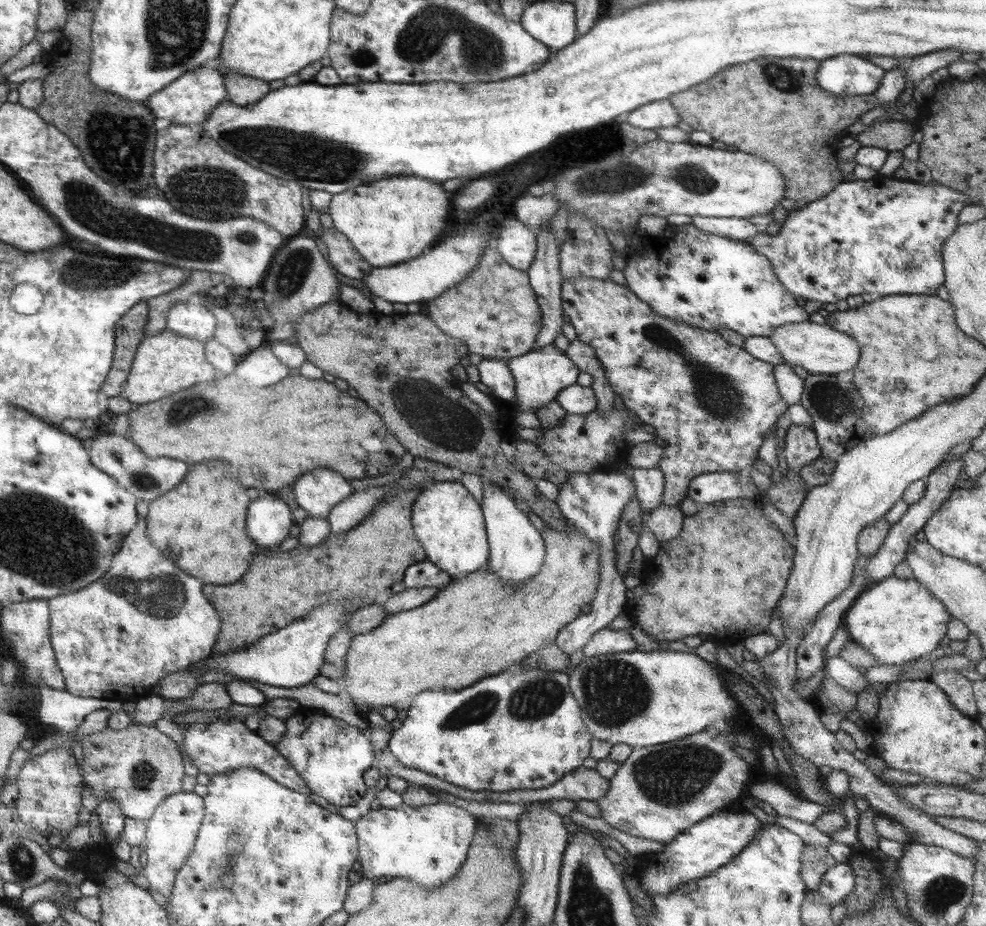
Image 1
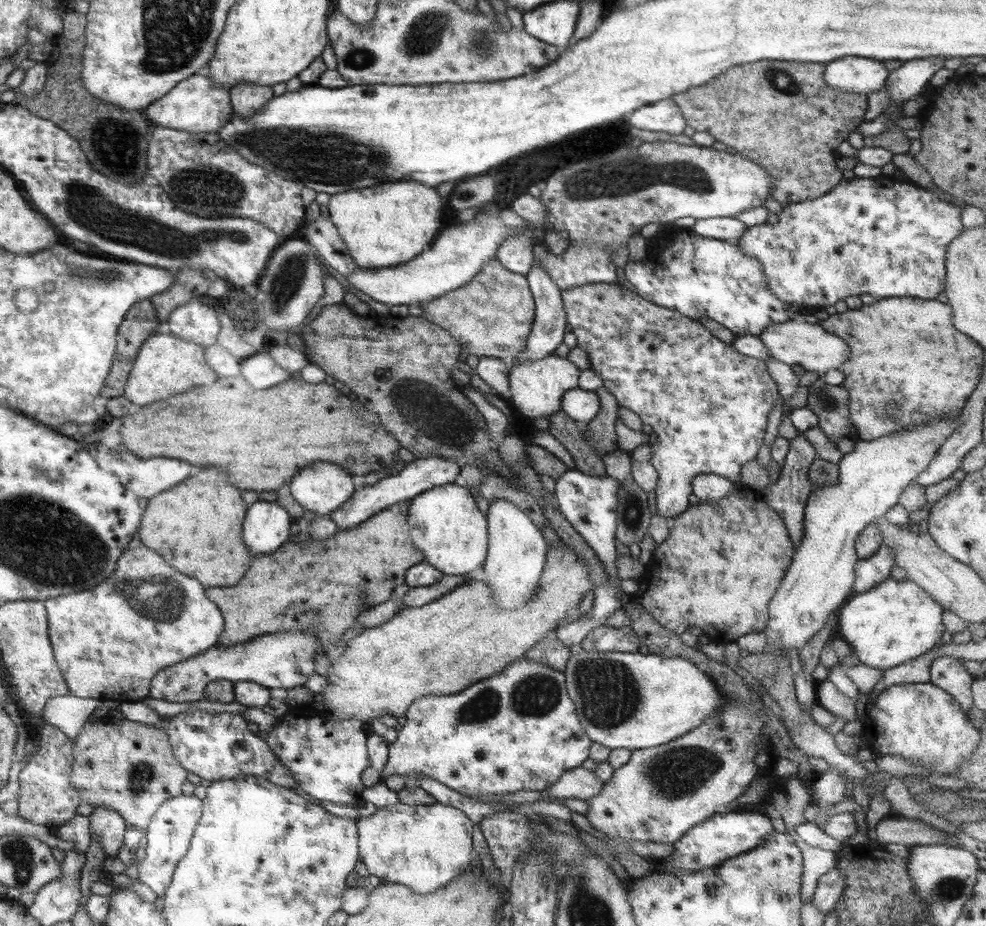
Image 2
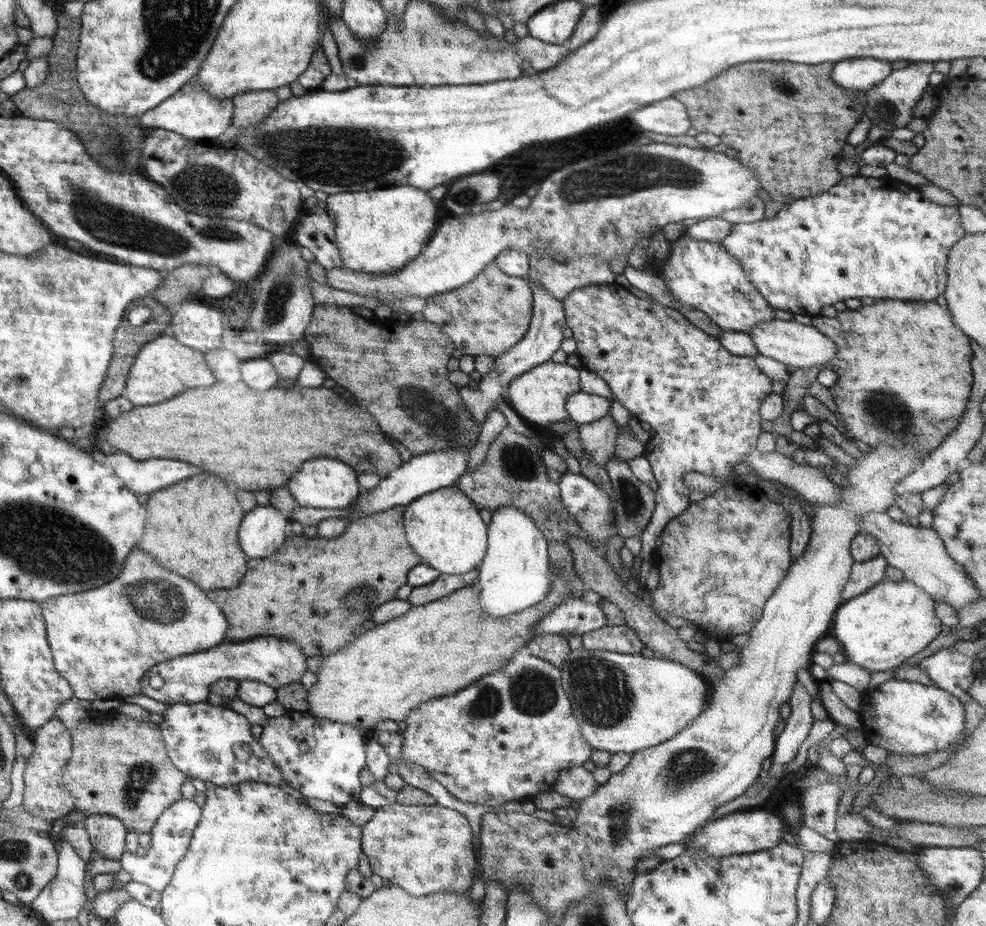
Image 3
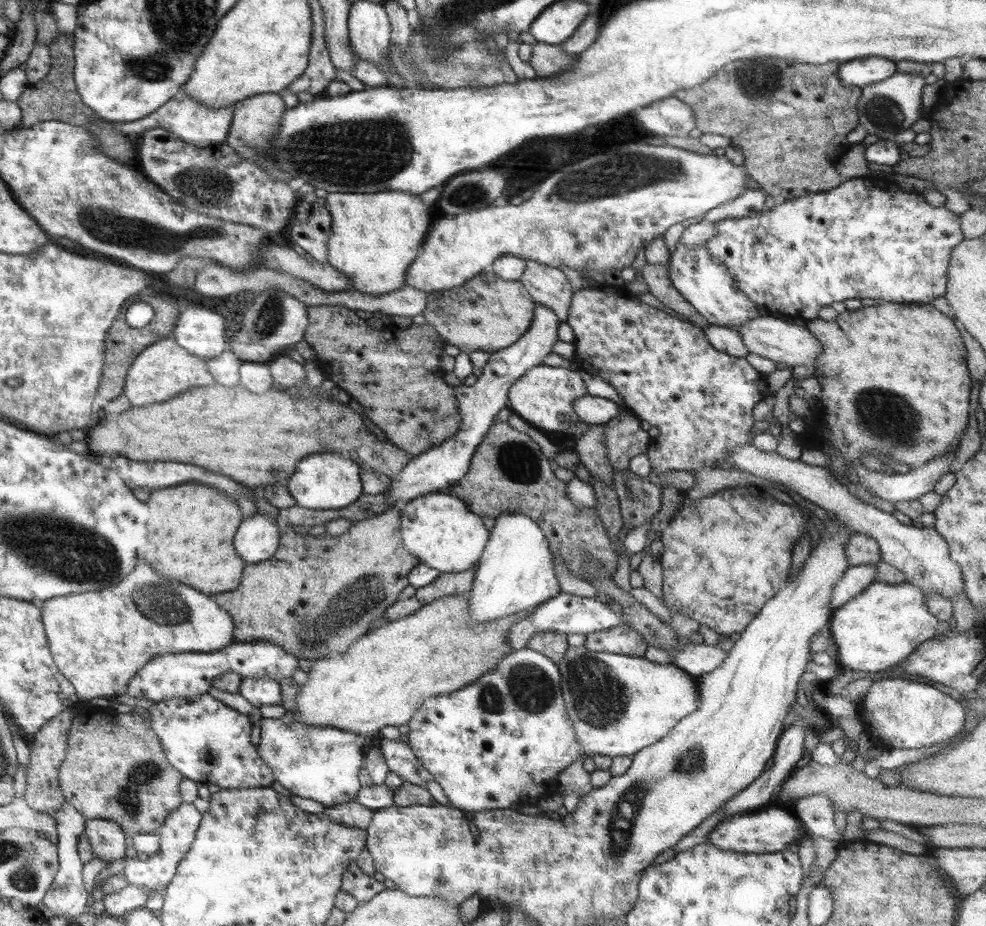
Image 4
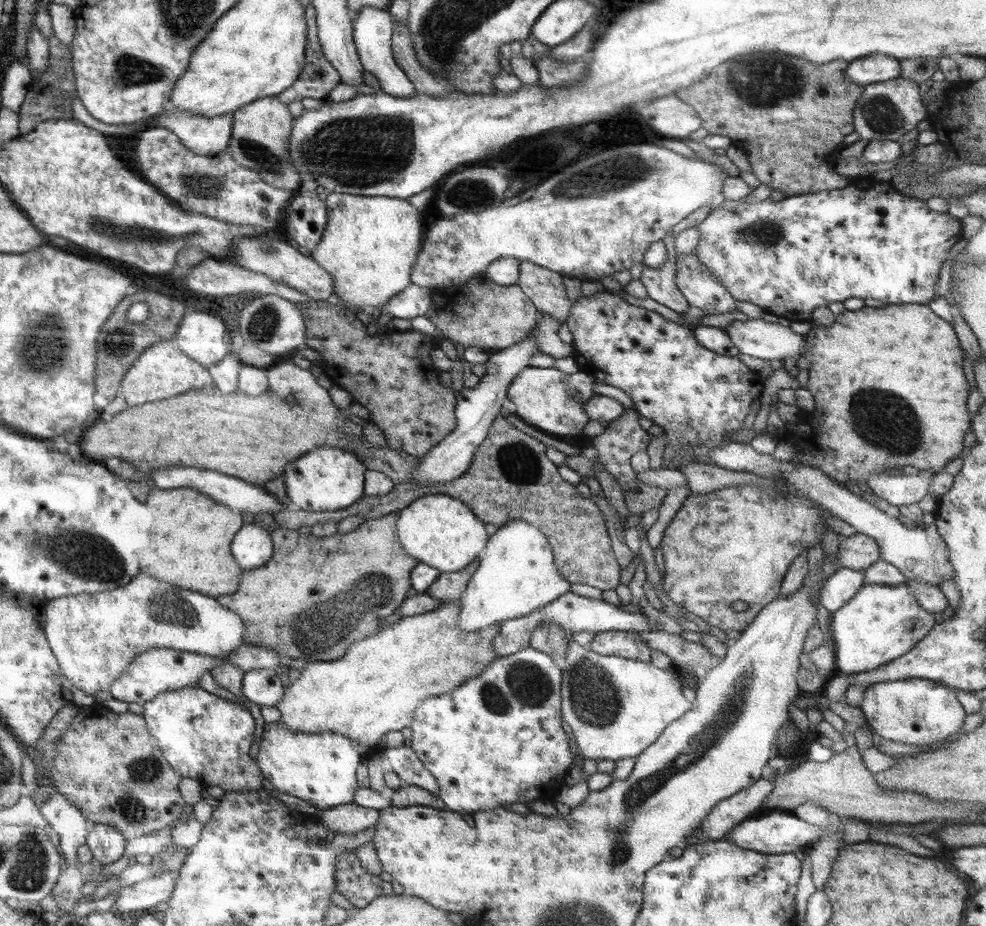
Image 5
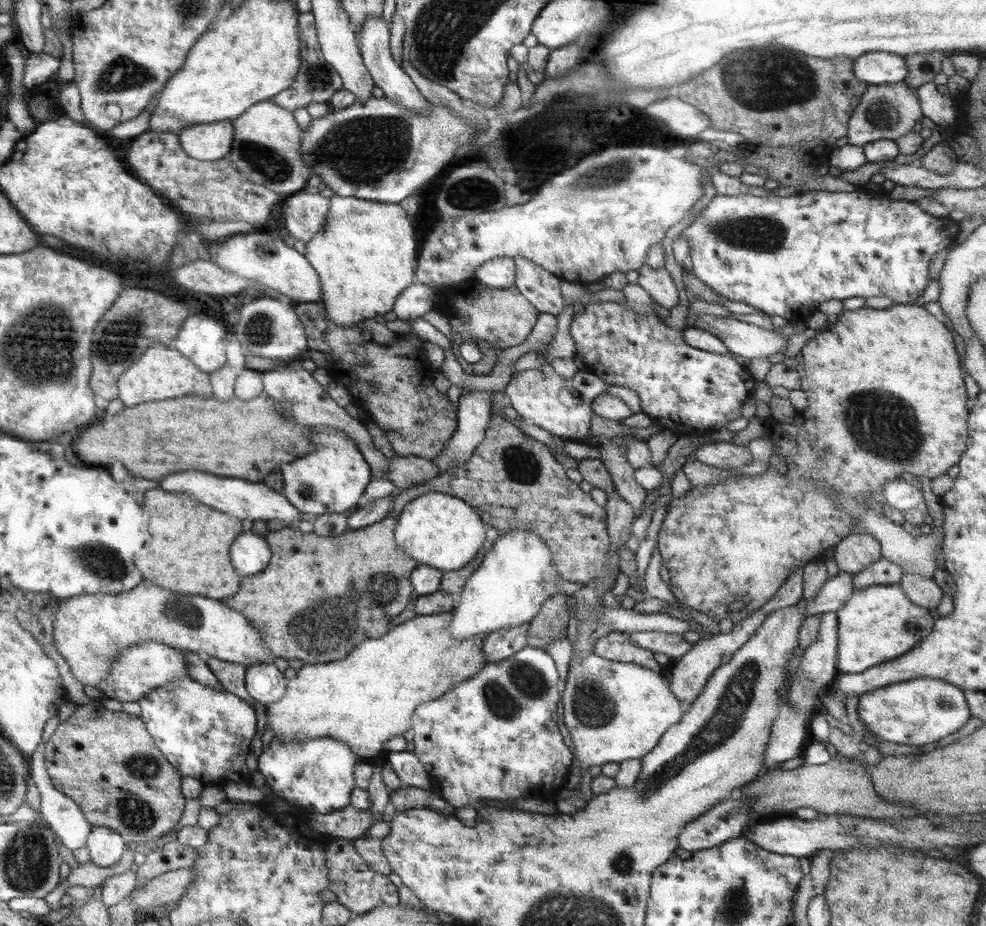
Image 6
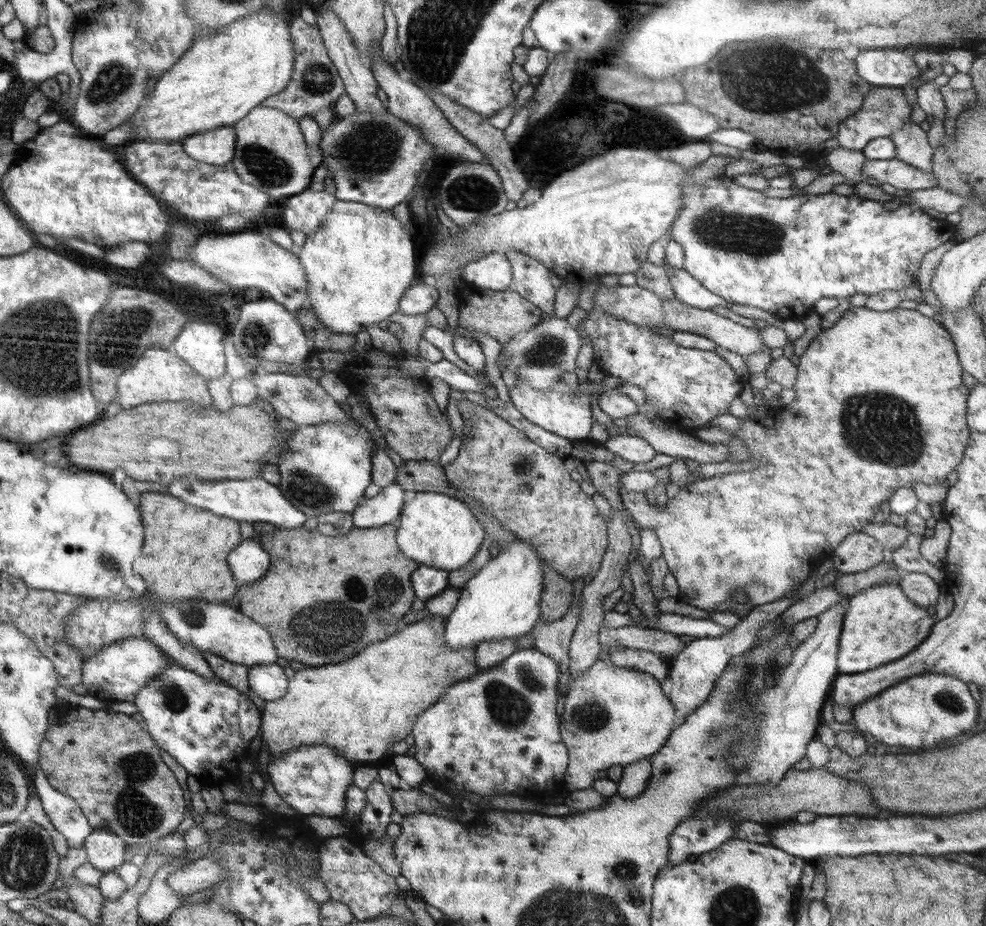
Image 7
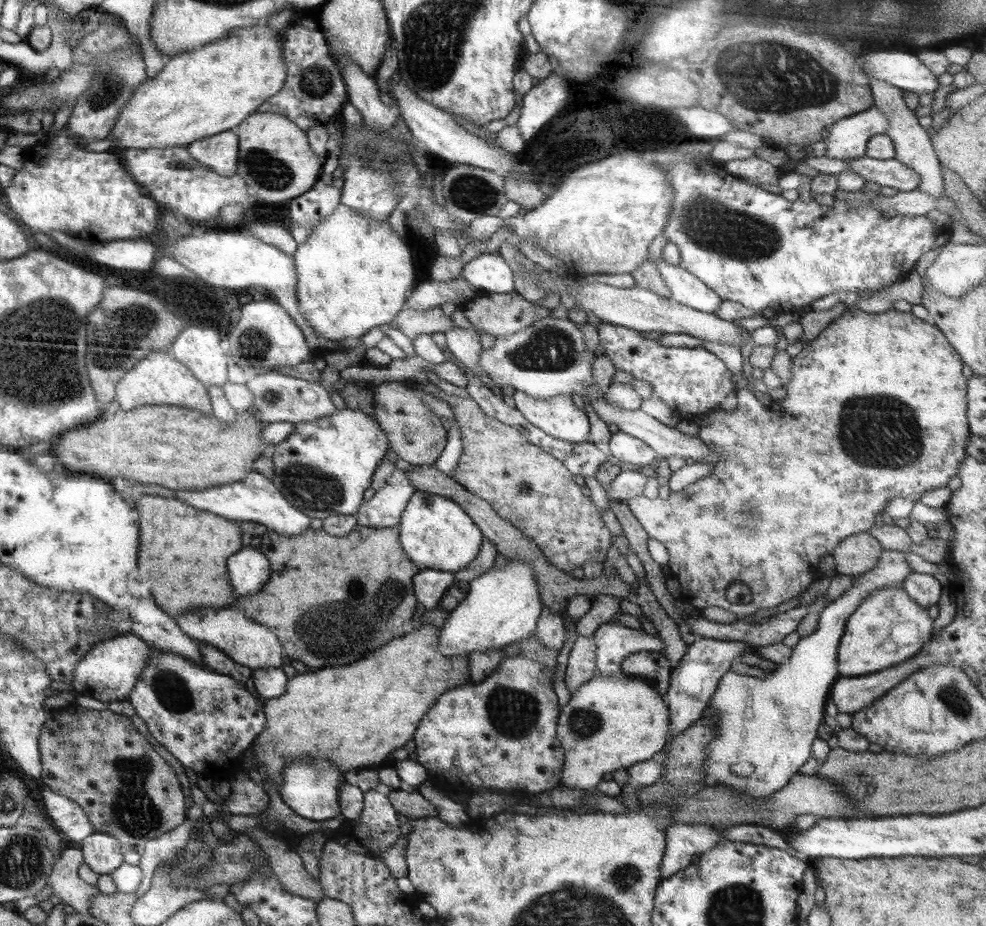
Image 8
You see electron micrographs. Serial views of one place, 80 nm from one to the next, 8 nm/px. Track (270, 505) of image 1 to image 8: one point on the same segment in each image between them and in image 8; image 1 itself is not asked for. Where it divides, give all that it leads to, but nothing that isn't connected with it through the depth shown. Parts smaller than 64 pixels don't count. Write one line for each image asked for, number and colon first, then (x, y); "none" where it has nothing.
2: (266, 529)
3: (262, 534)
4: (257, 539)
5: (252, 547)
6: (251, 553)
7: (250, 562)
8: (249, 571)

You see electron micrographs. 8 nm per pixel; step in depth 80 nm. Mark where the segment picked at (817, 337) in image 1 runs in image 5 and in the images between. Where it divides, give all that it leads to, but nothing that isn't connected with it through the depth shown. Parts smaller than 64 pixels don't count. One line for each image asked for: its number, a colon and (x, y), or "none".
2: (802, 342)
3: (792, 341)
4: (769, 336)
5: (769, 340)

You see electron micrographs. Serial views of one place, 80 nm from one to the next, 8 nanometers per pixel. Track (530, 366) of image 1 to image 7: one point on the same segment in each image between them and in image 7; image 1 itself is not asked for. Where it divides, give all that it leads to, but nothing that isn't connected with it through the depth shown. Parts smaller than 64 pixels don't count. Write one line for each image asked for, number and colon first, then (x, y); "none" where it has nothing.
2: (536, 385)
3: (538, 396)
4: (543, 397)
5: (552, 401)
6: (562, 406)
7: (565, 410)

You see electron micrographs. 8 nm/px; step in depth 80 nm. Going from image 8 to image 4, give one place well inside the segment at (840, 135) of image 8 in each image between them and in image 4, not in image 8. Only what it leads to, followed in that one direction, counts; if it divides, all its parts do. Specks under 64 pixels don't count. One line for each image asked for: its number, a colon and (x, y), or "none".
4: (885, 108)
5: (885, 111)
6: (885, 112)
7: (885, 109)

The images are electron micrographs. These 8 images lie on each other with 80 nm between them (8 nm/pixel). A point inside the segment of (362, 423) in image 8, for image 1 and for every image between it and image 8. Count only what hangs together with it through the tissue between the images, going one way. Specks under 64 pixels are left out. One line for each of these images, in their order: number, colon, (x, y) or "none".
1: (319, 493)
2: (324, 487)
3: (325, 483)
4: (324, 481)
5: (329, 479)
6: (332, 478)
7: (329, 466)

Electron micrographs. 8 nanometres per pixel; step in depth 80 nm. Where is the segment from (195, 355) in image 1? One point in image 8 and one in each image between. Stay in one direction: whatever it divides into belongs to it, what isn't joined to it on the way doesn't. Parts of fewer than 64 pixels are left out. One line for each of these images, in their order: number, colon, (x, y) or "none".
2: (166, 365)
3: (167, 367)
4: (167, 369)
5: (163, 372)
6: (160, 374)
7: (160, 375)
8: (160, 379)

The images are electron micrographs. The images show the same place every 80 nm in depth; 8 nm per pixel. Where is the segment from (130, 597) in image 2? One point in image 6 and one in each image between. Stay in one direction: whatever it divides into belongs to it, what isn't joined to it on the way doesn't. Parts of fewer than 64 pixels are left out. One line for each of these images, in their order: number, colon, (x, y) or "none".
3: (105, 641)
4: (101, 639)
5: (95, 637)
6: (90, 631)

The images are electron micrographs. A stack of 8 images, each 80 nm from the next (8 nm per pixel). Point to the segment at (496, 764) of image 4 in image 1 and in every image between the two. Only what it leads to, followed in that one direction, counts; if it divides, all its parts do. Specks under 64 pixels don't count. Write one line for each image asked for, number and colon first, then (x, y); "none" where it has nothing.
1: (522, 729)
2: (518, 730)
3: (507, 737)

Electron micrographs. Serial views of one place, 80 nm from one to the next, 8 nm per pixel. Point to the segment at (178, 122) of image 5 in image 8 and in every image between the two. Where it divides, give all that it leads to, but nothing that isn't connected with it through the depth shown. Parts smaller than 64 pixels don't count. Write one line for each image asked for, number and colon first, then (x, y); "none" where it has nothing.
6: (207, 142)
7: (217, 146)
8: (221, 152)

